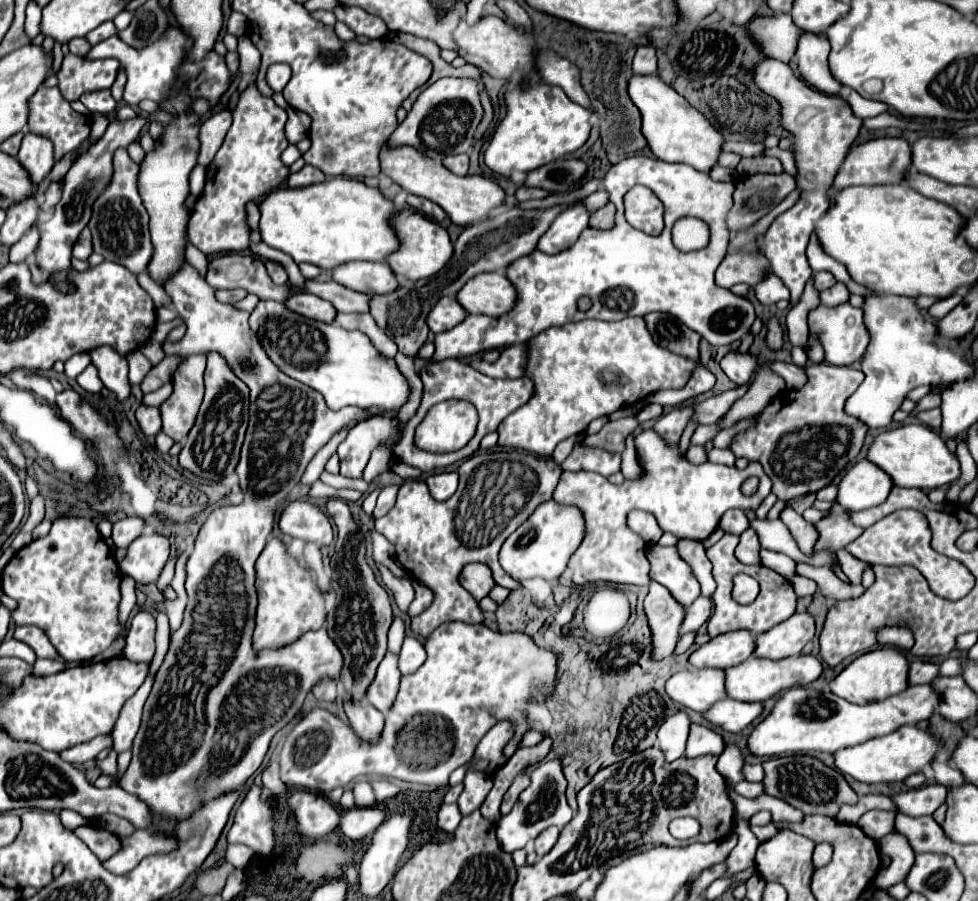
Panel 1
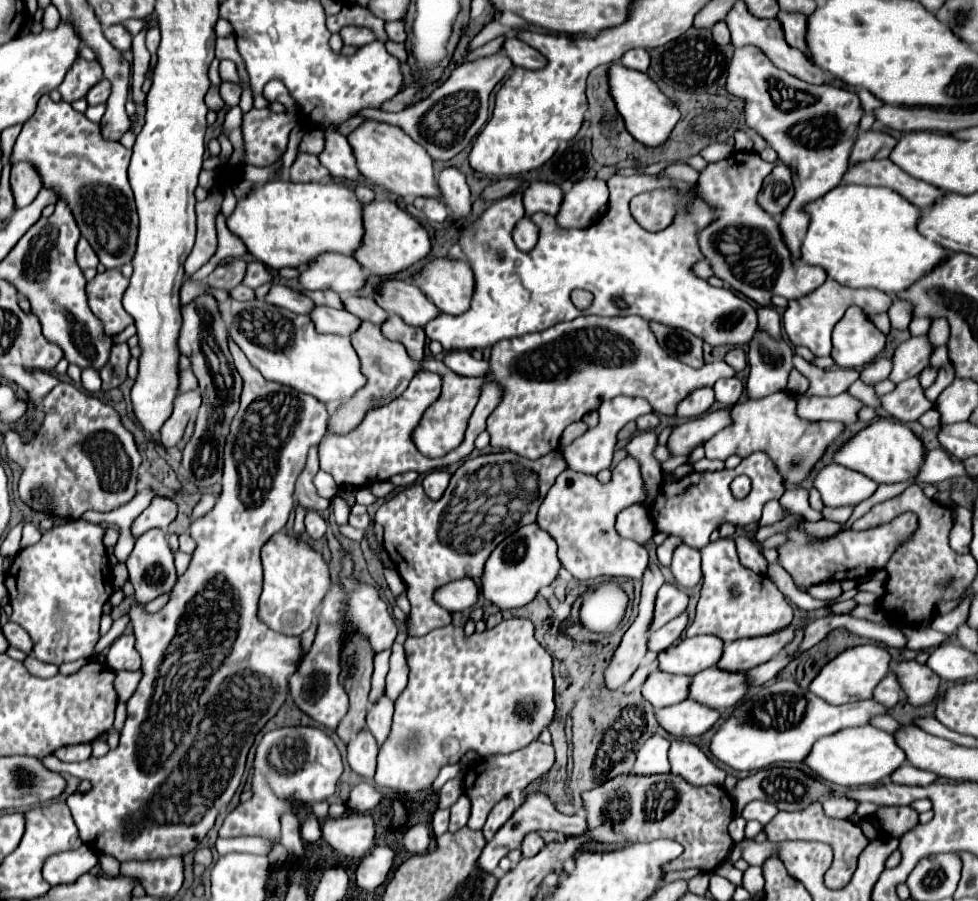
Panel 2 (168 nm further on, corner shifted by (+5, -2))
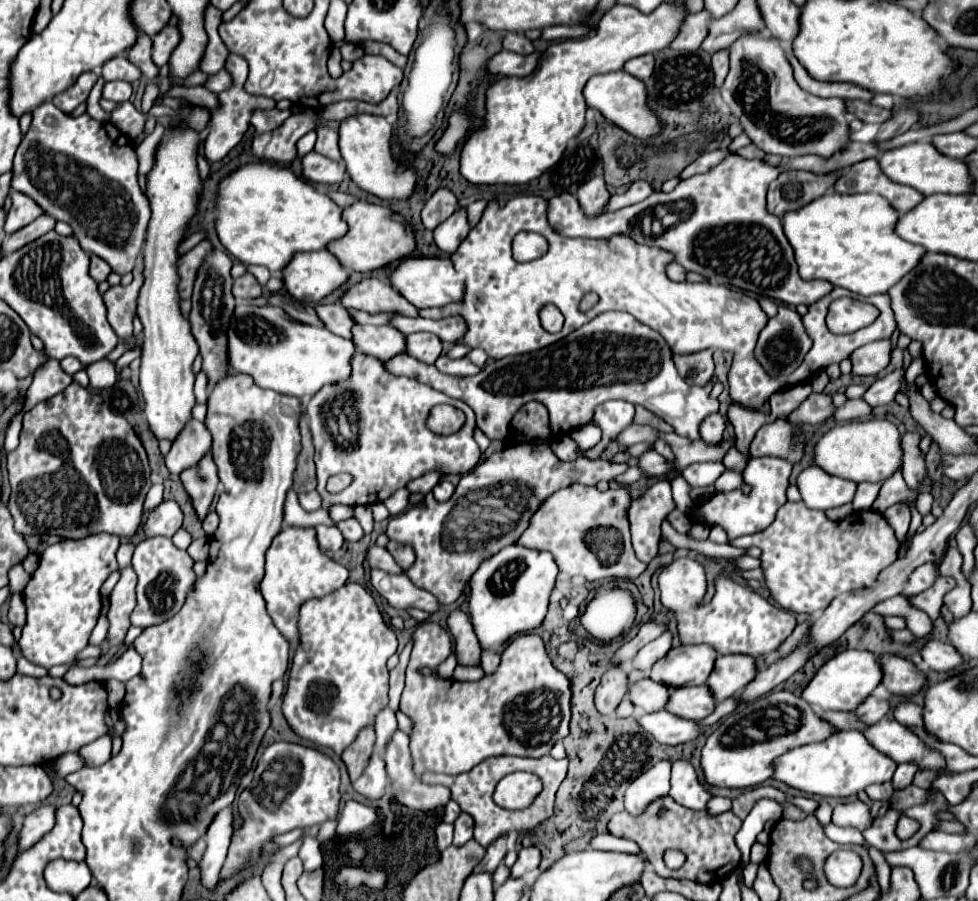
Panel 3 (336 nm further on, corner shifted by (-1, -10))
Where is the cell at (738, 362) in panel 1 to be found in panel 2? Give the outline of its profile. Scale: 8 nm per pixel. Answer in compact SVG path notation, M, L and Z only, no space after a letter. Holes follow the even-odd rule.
M735 377L733 379L721 379L719 383L715 383L713 391L715 391L717 403L721 403L723 407L733 407L743 395L743 385Z

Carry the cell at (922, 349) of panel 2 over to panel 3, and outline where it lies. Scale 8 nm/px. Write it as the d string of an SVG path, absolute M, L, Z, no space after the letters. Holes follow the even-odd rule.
M905 367L901 369L895 369L893 373L889 373L887 377L883 379L877 379L865 393L865 401L871 405L871 407L879 407L879 405L887 405L891 401L895 401L895 395L901 391L901 385L903 385L903 377L905 377Z

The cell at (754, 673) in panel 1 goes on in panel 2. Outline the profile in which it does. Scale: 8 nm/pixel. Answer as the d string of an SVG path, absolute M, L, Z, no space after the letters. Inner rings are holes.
M709 667L707 671L693 675L689 685L689 699L719 711L733 707L745 693L745 673L727 675L727 671L719 671L717 667Z

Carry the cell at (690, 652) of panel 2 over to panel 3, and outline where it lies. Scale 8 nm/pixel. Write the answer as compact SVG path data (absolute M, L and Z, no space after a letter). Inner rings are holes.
M709 645L673 647L669 655L657 661L651 669L651 679L667 687L703 685L713 671L717 651Z

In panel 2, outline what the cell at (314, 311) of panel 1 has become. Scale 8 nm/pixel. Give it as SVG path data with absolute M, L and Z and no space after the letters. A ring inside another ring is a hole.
M315 307L315 311L311 313L311 319L313 319L317 331L337 333L343 337L351 337L361 327L359 317L351 315L349 311L339 311L339 309L331 309L331 307Z

